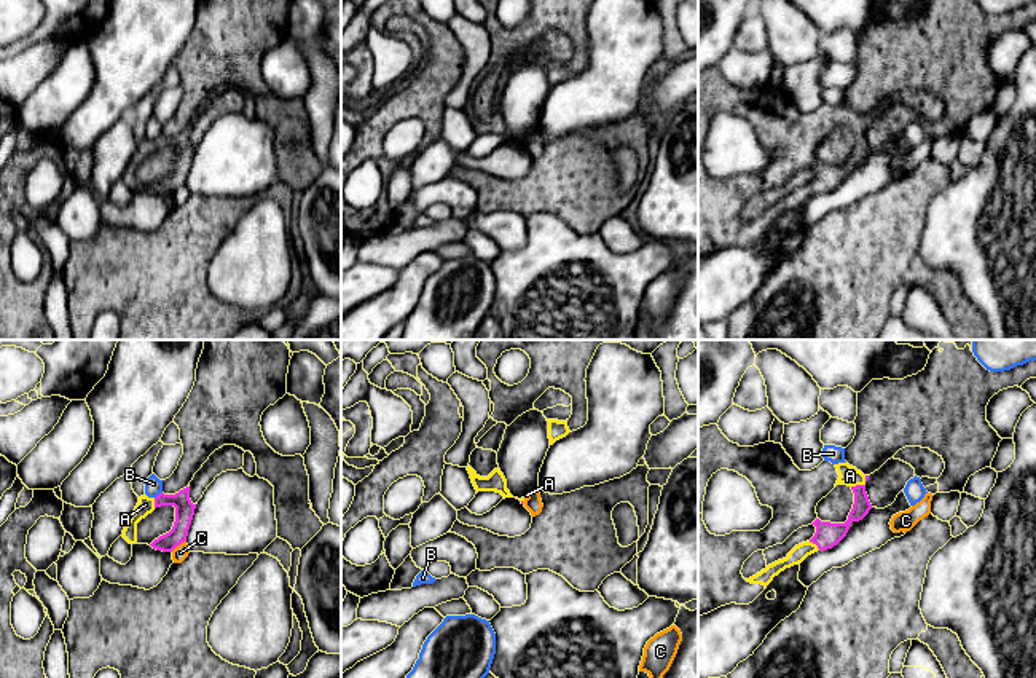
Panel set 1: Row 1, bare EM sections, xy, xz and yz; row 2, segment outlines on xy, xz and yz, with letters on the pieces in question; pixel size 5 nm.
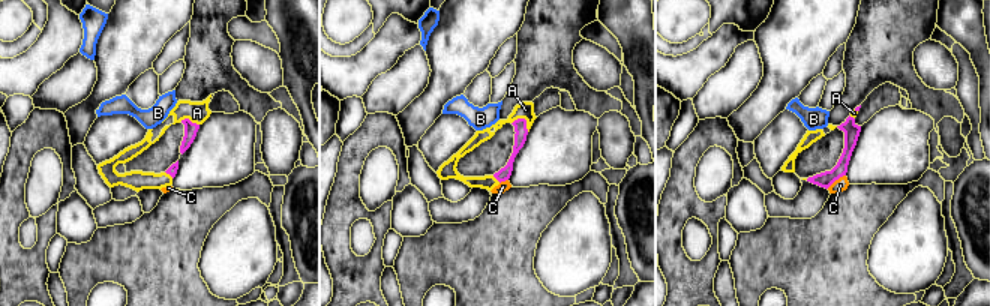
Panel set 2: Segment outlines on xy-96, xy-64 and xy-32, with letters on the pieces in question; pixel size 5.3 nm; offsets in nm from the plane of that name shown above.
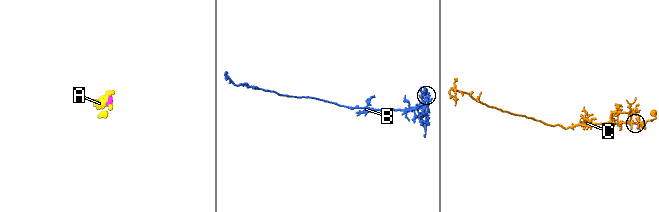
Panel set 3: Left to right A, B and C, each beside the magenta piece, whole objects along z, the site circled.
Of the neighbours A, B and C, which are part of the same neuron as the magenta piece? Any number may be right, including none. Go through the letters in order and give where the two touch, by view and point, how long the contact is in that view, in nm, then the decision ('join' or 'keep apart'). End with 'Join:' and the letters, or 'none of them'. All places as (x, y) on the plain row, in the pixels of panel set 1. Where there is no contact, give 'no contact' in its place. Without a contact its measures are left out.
A: yz (858, 128) | 70 nm | join
B: xy (158, 137) | 50 nm | keep apart
C: xy (177, 187) | 100 nm | keep apart
Join: A

